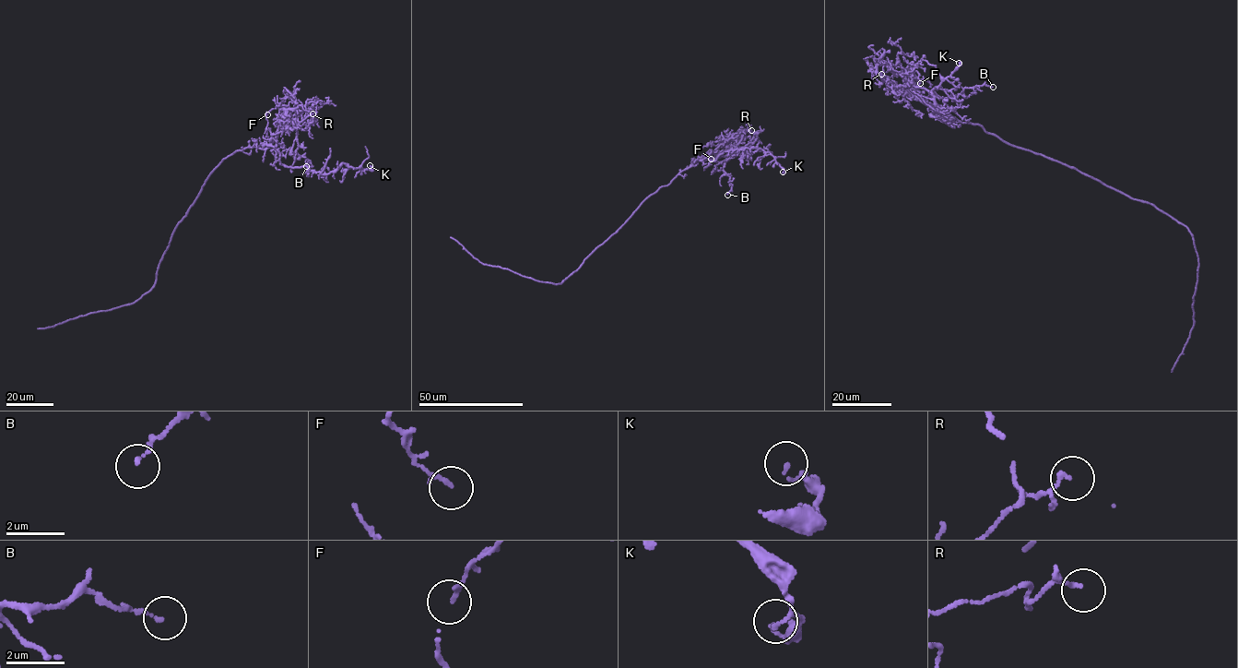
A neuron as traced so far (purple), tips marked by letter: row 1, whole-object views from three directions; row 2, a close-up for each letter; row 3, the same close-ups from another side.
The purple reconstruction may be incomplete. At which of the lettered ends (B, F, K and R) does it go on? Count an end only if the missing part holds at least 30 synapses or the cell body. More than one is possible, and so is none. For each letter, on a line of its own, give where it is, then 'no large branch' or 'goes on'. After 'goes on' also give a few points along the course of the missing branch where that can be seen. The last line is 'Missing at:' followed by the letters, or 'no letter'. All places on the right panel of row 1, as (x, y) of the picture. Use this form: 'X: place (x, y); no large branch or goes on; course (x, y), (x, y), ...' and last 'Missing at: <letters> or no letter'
B: place (993, 87); no large branch
F: place (920, 83); no large branch
K: place (959, 63); no large branch
R: place (881, 74); no large branch
Missing at: no letter

